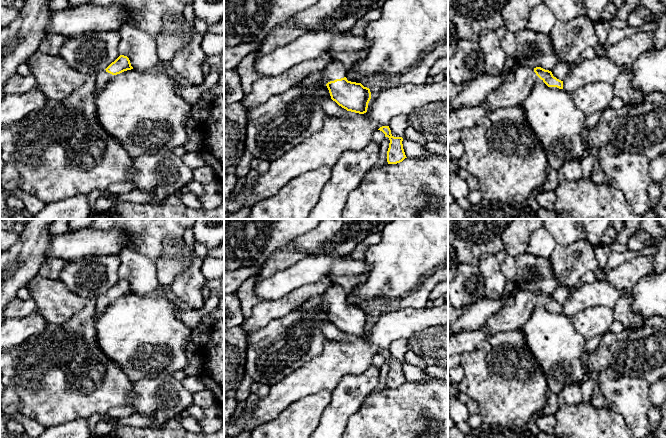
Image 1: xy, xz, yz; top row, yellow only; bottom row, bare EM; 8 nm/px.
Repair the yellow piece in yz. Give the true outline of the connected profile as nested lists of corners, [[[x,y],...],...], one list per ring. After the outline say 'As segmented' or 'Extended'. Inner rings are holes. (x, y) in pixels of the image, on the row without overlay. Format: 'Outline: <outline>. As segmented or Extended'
Outline: [[[517,289],[515,296],[486,321],[483,330],[492,336],[501,331],[520,329],[540,303],[548,311],[563,313],[563,305],[554,301],[551,295],[541,291],[530,292]]]. Extended

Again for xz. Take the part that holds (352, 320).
Outline: [[[332,284],[323,293],[331,323],[347,335],[364,338],[371,323],[370,313],[361,307],[348,305],[346,291]]]. Extended

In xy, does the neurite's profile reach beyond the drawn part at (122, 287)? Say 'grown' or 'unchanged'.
grown

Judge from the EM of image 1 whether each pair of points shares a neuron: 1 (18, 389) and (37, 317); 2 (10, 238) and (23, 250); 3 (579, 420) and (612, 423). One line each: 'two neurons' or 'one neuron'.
1: two neurons
2: two neurons
3: one neuron

